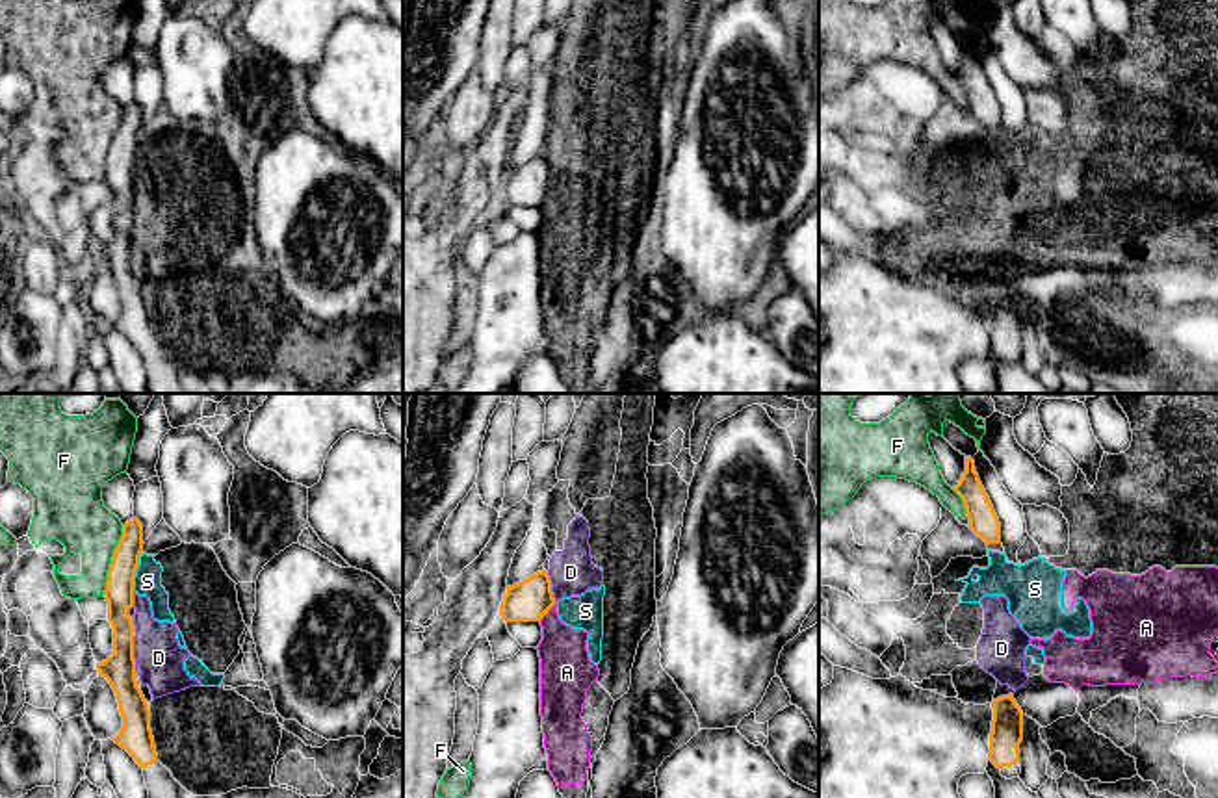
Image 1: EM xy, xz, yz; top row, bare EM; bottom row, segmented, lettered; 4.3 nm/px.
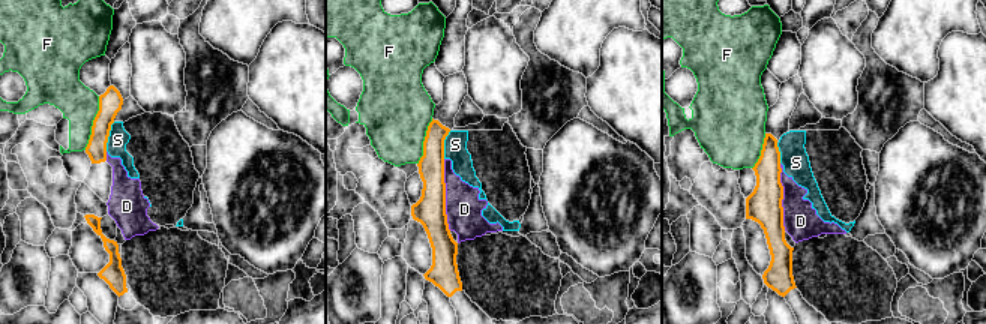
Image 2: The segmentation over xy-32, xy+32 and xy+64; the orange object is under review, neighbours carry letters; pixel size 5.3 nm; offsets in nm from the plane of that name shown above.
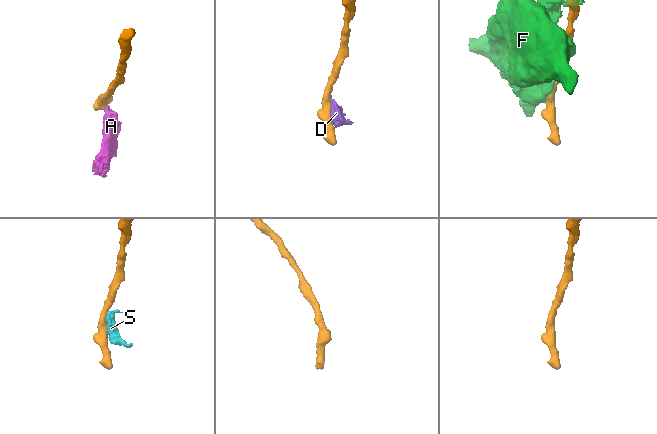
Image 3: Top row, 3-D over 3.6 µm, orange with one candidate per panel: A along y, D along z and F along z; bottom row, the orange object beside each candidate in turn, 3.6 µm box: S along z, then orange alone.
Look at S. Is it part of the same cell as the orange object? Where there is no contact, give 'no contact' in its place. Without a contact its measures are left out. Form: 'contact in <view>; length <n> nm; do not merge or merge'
contact in xy; length 170 nm; do not merge

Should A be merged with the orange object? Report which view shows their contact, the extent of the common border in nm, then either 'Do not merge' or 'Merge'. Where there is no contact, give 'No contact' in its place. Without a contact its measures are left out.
Touches orange in xz. Shared border 100 nm. Do not merge

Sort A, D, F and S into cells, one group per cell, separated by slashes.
A D S / F

